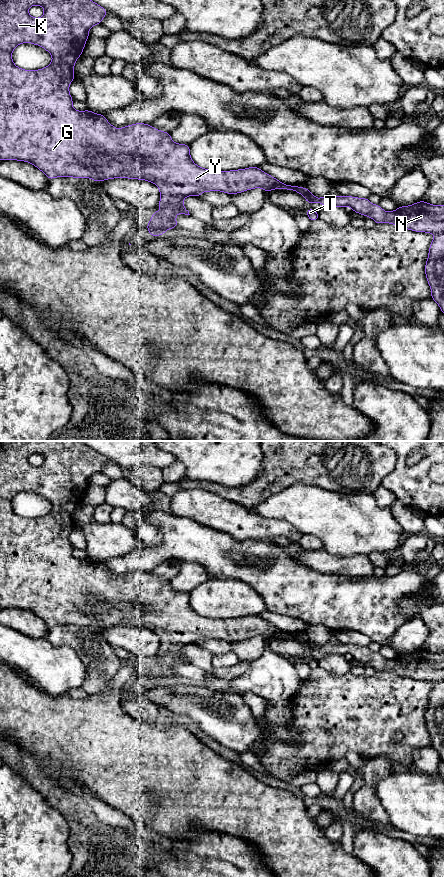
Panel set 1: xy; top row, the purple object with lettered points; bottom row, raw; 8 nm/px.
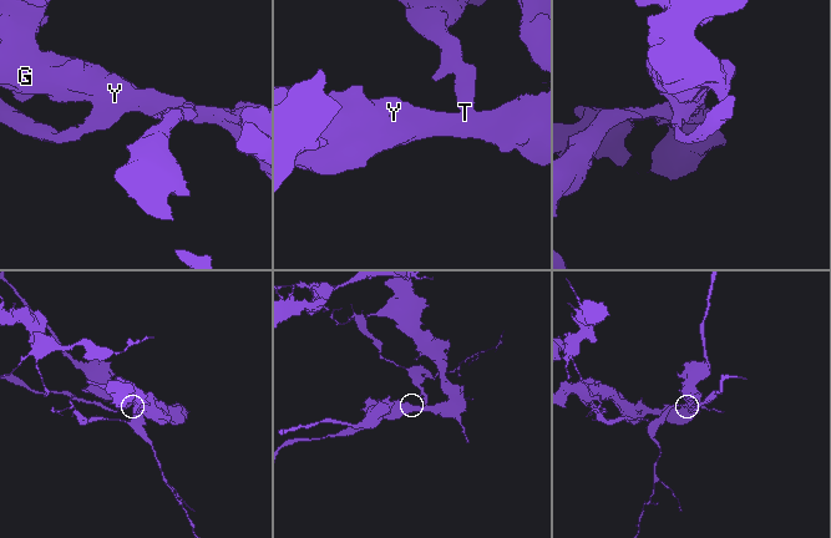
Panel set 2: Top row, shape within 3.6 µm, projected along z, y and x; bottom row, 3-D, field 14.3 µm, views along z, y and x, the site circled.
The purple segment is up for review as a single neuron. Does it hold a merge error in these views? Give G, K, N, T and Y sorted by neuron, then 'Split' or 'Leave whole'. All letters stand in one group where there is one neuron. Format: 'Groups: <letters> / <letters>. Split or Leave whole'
Groups: G K N Y / T. Split

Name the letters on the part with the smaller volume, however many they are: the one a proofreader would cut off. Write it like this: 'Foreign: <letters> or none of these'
Foreign: T

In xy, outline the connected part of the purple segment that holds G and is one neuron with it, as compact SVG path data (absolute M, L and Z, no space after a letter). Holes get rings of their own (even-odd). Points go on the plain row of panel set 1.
M5 441L0 444L0 609L17 608L31 611L42 619L49 628L57 625L72 625L90 626L96 630L101 630L114 626L127 626L154 631L160 639L158 654L161 659L154 659L146 674L151 685L164 683L168 677L178 675L176 669L178 661L190 663L183 653L185 645L200 645L202 640L211 639L220 639L232 643L255 636L262 636L264 640L274 637L293 638L301 642L309 652L317 650L324 655L336 654L340 656L349 654L352 659L365 665L371 665L376 672L390 671L415 680L435 682L436 684L429 695L425 723L431 735L431 746L444 762L444 653L433 653L421 648L412 653L401 654L394 659L387 660L379 652L372 652L368 646L334 645L331 643L317 646L306 635L299 636L297 633L281 631L259 615L229 619L208 618L197 614L190 605L190 594L175 591L169 580L158 578L145 571L135 571L117 577L108 570L104 562L96 562L88 557L85 559L75 558L69 540L69 534L75 526L74 513L79 504L83 502L90 476L101 472L108 461L102 454L88 447L84 441ZM33 453L44 456L42 465L34 466L28 461L28 457ZM23 491L31 491L44 496L51 502L52 510L47 515L38 518L25 518L17 515L12 508L12 500L19 492Z

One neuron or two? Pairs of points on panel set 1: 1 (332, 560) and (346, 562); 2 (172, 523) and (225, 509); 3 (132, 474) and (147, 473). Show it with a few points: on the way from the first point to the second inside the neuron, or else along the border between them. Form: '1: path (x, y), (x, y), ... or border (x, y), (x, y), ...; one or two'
1: path (335, 562), (343, 562); one
2: border (170, 513), (176, 516), (188, 517), (211, 529); two
3: path (136, 474), (143, 474); one

